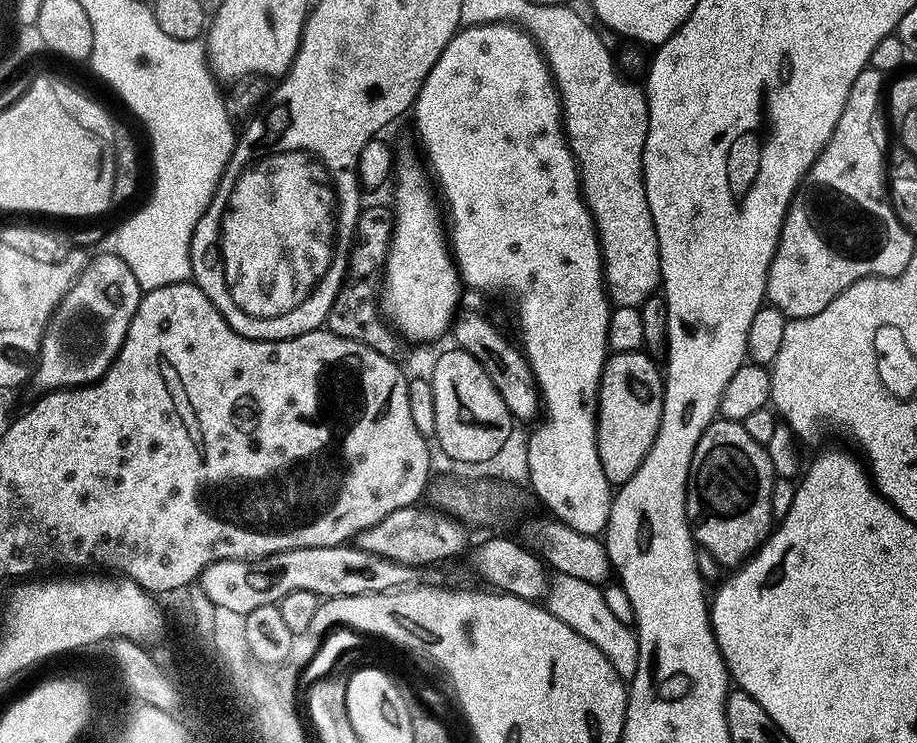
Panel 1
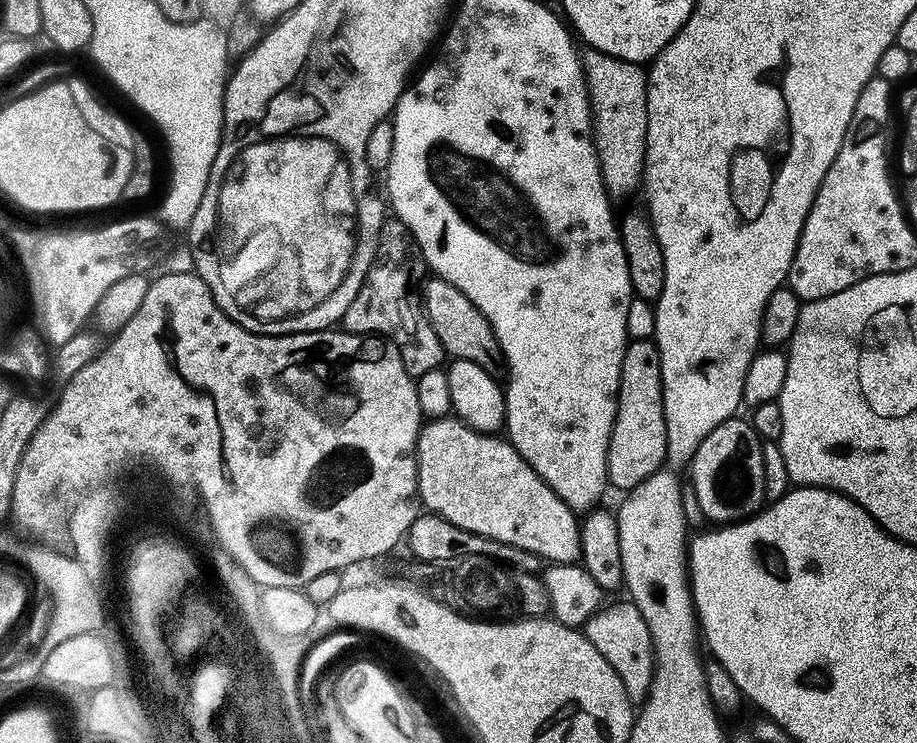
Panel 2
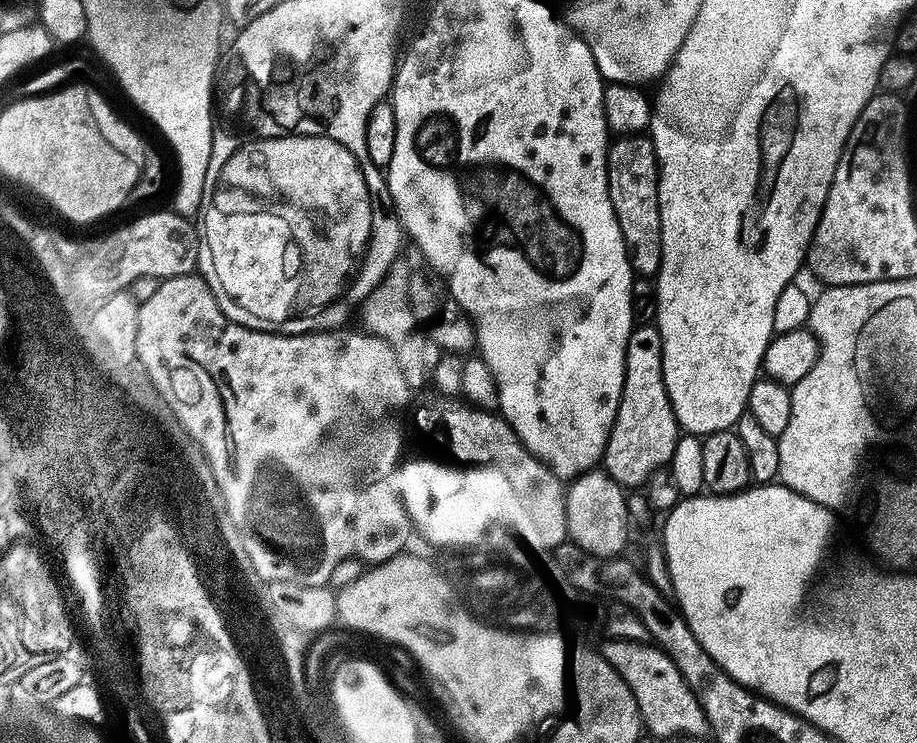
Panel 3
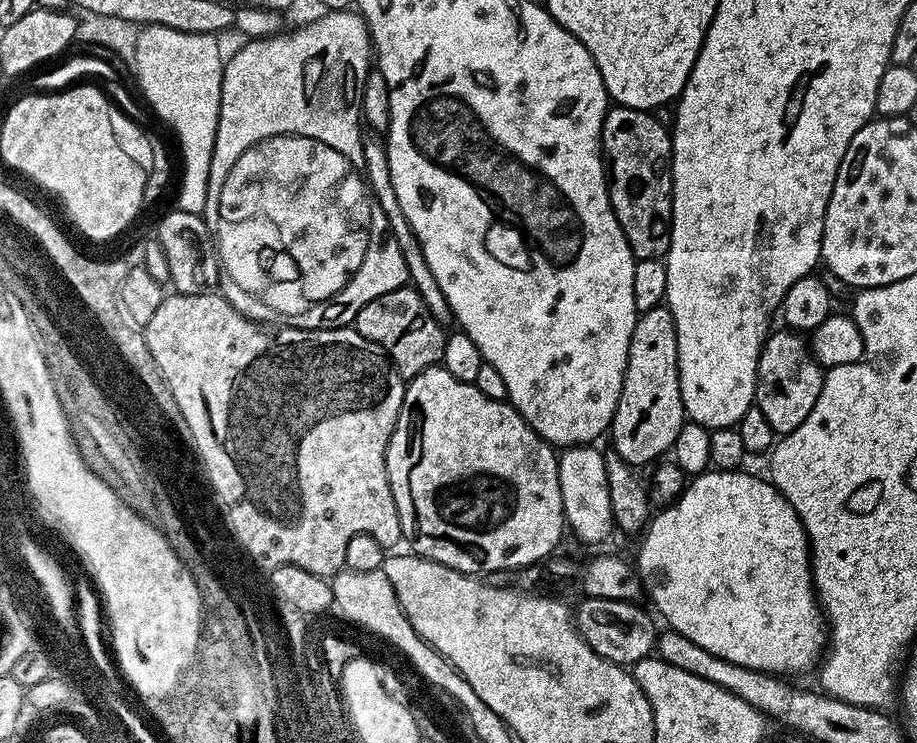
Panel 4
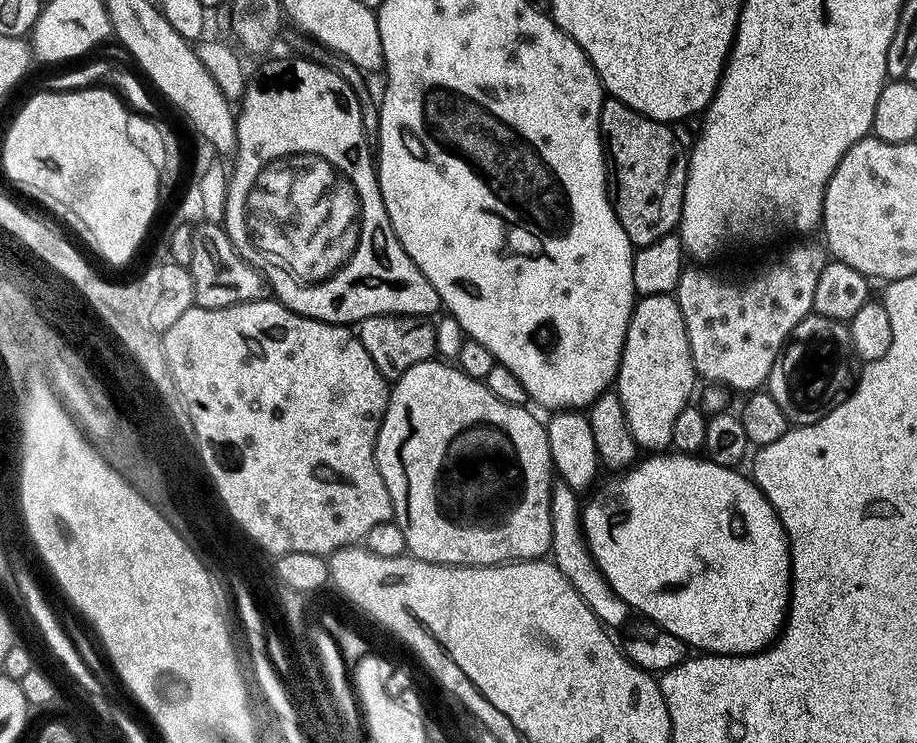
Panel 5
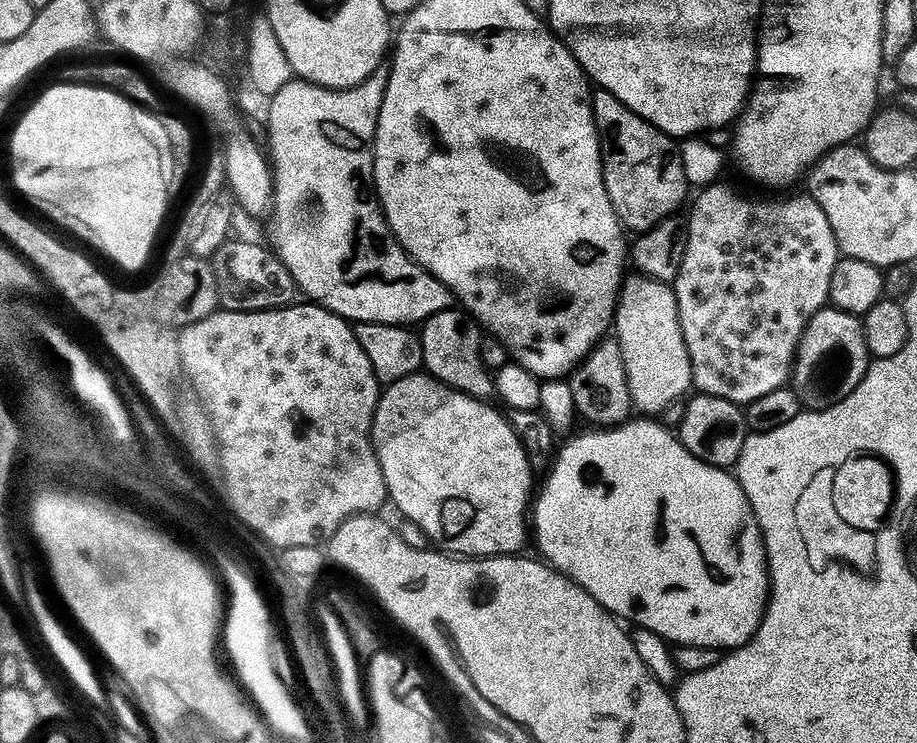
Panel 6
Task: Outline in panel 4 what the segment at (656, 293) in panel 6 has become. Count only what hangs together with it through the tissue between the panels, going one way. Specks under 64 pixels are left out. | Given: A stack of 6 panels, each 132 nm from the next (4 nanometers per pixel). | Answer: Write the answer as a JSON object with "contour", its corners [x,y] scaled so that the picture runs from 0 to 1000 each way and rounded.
{"contour":[[[721,412],[701,421],[695,429],[687,455],[678,530],[674,536],[665,577],[666,602],[685,624],[699,627],[710,619],[715,622],[724,614],[723,608],[728,611],[734,607],[740,579],[748,567],[737,503],[738,476],[737,440],[731,417]]]}

